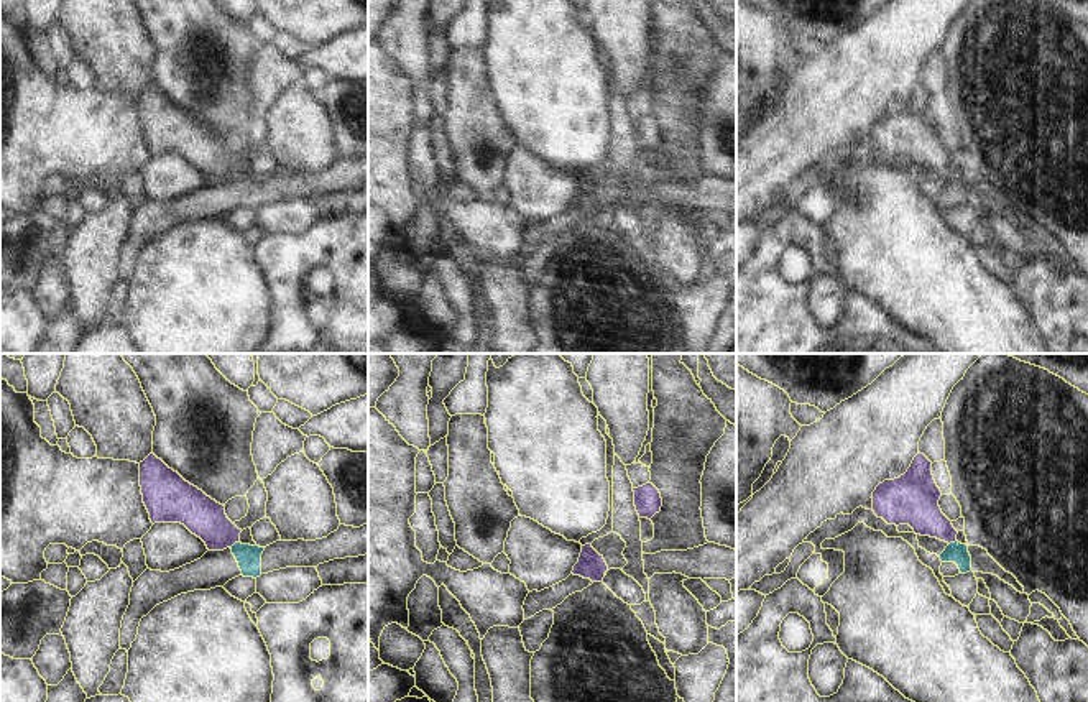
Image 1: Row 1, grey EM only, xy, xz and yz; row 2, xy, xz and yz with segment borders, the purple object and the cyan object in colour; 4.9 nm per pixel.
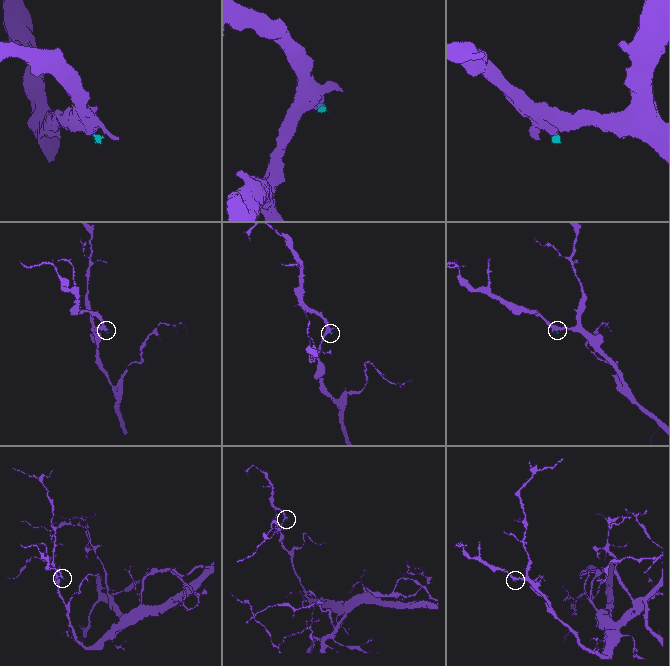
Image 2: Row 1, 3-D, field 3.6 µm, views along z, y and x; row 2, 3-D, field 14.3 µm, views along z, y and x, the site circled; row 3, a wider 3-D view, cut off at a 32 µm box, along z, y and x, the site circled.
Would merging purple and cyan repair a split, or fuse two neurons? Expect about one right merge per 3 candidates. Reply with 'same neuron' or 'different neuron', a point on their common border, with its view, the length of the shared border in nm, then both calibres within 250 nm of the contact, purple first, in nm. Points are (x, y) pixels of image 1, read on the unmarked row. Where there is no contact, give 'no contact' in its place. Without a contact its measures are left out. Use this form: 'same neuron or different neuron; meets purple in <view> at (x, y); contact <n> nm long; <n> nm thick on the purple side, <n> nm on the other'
different neuron; meets purple in xy at (234, 175); contact 60 nm long; 200 nm thick on the purple side, 120 nm on the other

